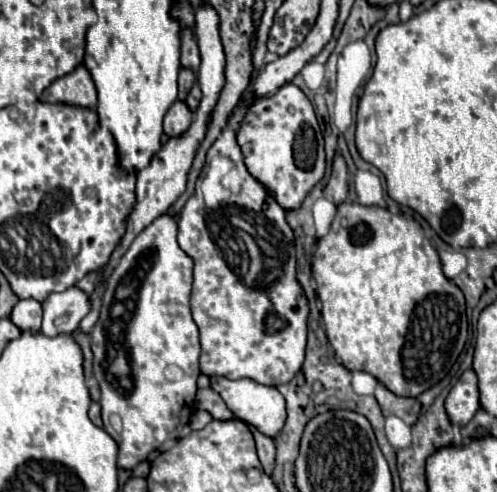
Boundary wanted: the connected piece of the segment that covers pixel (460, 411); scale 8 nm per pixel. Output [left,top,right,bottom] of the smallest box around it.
[445,368,481,426]

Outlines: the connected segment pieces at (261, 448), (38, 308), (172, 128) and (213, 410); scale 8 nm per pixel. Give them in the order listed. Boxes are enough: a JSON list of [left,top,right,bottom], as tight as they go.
[[247,424,275,474],[9,300,42,332],[163,100,191,136],[197,388,235,420]]

